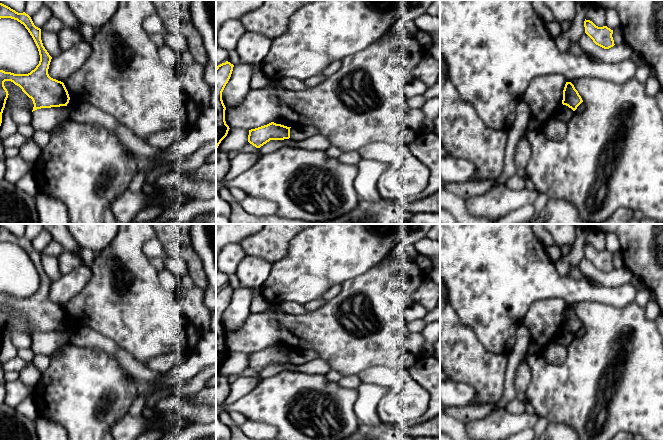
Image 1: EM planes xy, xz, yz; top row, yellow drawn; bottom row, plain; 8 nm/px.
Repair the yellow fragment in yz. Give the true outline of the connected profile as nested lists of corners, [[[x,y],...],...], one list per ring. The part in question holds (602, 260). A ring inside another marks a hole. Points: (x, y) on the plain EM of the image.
[[[585,243],[584,251],[585,257],[596,269],[604,273],[609,273],[615,269],[612,261],[613,254],[607,250],[598,251],[592,245]]]

